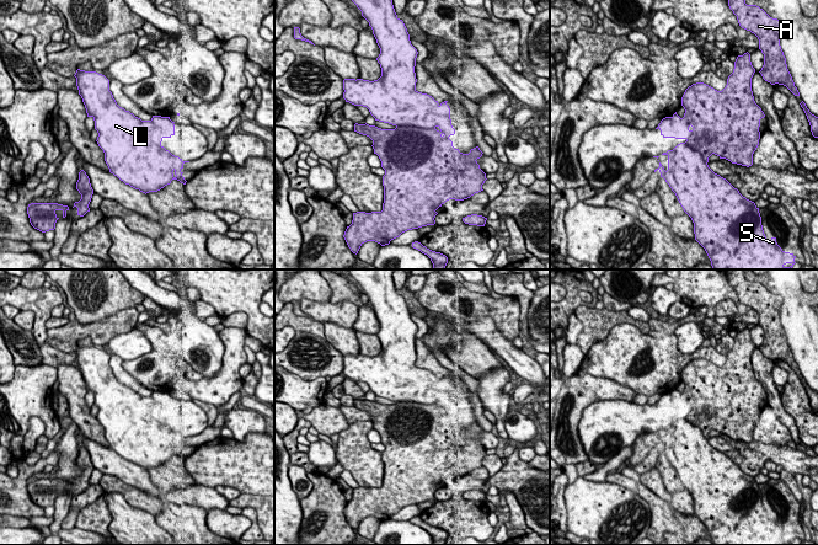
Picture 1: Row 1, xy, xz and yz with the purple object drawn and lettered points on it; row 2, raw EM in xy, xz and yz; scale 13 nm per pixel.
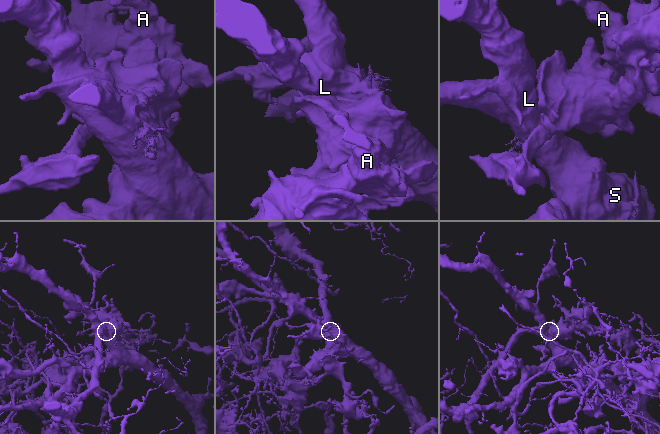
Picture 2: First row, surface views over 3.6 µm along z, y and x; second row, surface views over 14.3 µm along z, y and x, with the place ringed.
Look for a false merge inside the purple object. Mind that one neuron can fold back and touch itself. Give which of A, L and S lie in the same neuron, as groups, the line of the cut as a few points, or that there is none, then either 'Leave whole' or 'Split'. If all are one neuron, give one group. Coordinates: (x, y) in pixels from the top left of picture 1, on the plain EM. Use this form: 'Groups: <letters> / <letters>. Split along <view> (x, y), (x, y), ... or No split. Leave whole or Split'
Groups: A / L S. Split along yz (672, 393), (668, 404), (675, 412), (688, 413). Split

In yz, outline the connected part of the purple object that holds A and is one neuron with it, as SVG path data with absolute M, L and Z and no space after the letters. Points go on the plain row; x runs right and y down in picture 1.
M727 269L727 276L739 301L754 309L759 315L759 325L764 330L764 341L759 347L763 354L771 360L784 360L795 372L800 372L780 321L782 296L770 293L756 280L747 280L744 269Z

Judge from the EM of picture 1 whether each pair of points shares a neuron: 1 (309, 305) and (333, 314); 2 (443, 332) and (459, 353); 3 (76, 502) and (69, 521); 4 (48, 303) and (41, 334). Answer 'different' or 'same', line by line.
1: same
2: different
3: same
4: same

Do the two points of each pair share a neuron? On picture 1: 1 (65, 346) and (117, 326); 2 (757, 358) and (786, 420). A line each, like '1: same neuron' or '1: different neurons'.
1: same neuron
2: same neuron

